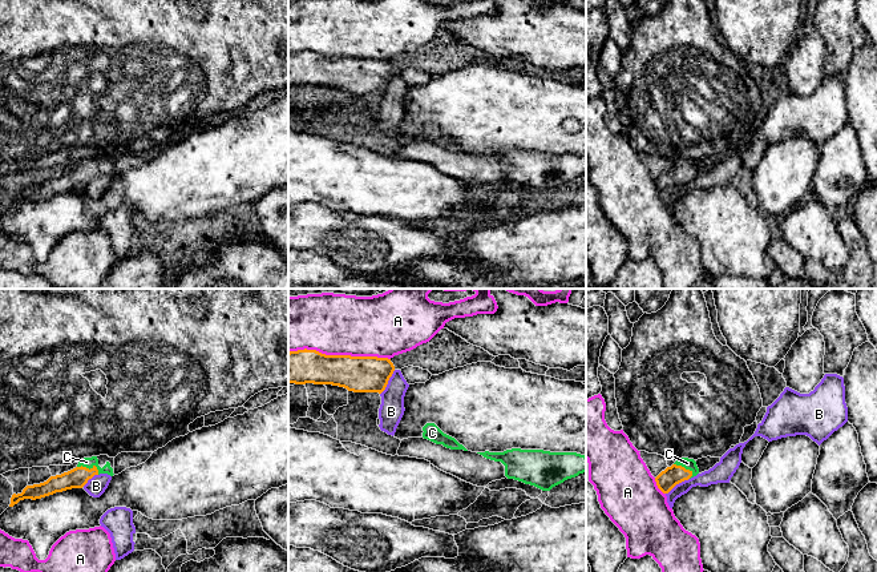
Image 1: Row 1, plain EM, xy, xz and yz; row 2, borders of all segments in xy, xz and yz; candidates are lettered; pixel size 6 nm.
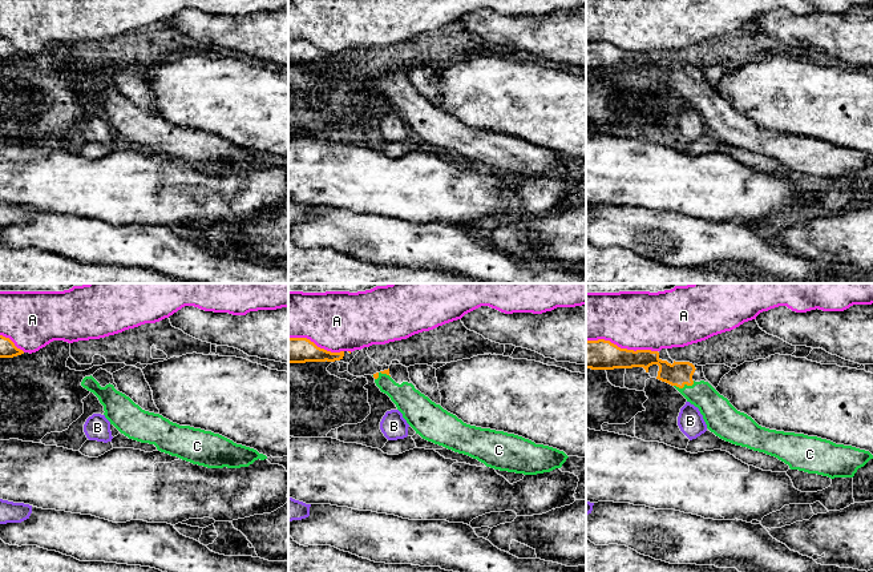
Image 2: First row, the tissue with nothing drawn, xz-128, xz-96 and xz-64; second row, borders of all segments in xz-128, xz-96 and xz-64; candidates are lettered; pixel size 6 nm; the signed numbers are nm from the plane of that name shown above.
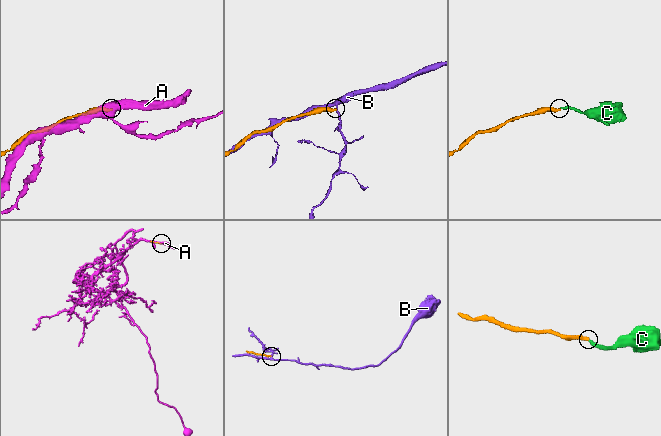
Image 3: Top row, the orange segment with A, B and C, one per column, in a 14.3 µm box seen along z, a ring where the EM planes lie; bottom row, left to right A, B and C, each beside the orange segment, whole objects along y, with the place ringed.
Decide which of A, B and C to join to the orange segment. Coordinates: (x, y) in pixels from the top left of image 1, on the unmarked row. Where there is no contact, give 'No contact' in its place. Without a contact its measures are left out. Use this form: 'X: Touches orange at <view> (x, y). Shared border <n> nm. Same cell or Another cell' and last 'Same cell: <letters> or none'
A: Touches orange at xz (339, 57). Shared border 600 nm. Another cell
B: Touches orange at xz (387, 84). Shared border 180 nm. Another cell
C: Touches orange at xy (91, 170). Shared border 140 nm. Same cell
Same cell: C

